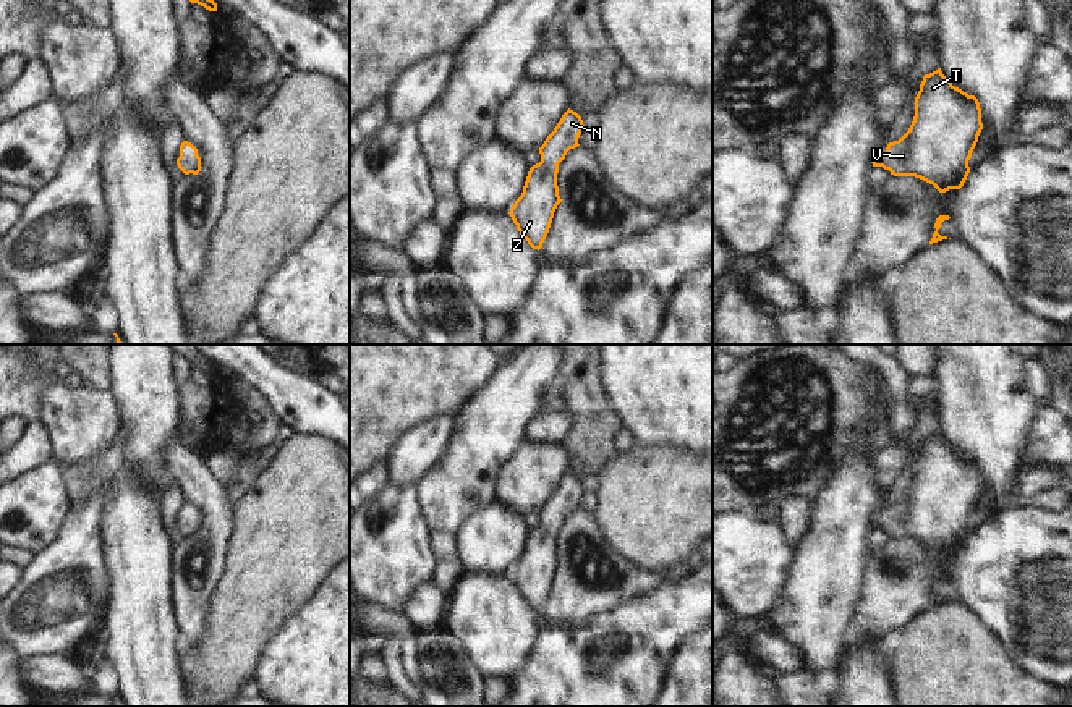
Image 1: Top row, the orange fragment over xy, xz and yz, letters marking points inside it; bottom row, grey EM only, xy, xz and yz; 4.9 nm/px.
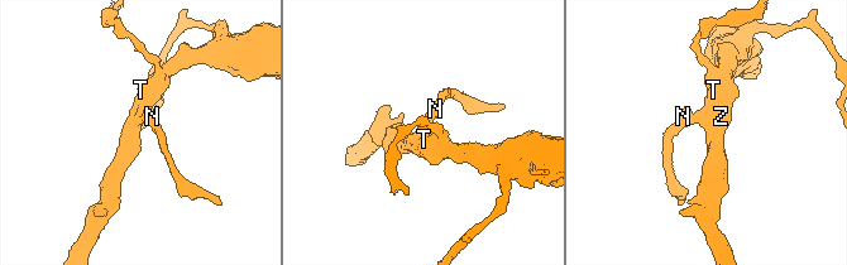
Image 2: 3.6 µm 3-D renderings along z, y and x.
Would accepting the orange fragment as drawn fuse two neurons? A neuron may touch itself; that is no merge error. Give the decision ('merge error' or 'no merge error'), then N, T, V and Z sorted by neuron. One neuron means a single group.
no merge error; groups N T V Z

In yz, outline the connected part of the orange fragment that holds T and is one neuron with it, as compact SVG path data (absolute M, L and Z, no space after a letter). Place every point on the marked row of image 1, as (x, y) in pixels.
M938 68L923 76L908 131L889 142L884 154L874 154L871 163L894 176L920 178L939 193L960 189L981 129L978 99L955 87Z

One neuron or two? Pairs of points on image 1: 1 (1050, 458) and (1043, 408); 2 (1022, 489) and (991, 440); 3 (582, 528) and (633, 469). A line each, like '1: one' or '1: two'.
1: one
2: two
3: two

